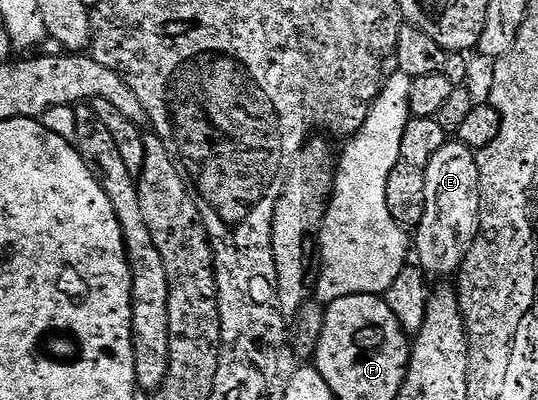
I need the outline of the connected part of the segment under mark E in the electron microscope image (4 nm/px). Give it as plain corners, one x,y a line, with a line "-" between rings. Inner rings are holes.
446,141
427,165
423,221
415,229
415,259
426,276
456,276
480,224
481,174
476,154
467,145

